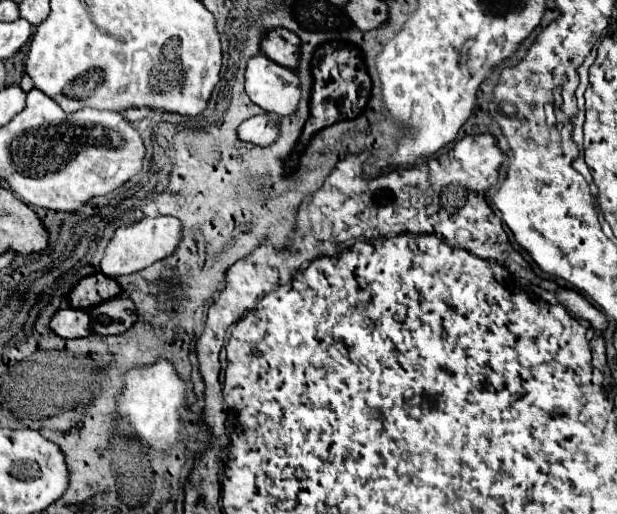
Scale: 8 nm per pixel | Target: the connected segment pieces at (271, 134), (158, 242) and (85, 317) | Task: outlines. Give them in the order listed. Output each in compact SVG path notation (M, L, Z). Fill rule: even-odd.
M262 113L262 115L254 115L246 121L240 123L238 127L238 137L242 141L248 141L248 143L254 143L254 145L270 145L276 141L276 135L278 135L278 115L274 115L272 123L270 121L270 115L268 113Z
M154 217L154 219L140 219L140 221L132 221L132 223L122 223L114 237L110 239L104 257L100 261L100 271L106 277L120 277L120 275L128 275L128 273L136 273L146 269L148 265L152 265L154 261L160 261L164 257L168 257L178 241L180 241L180 221L176 217Z
M66 307L66 309L58 309L48 327L58 335L58 337L64 337L64 339L74 339L74 337L86 337L92 333L90 329L90 315L88 311L80 311L80 309L72 309L72 307Z

